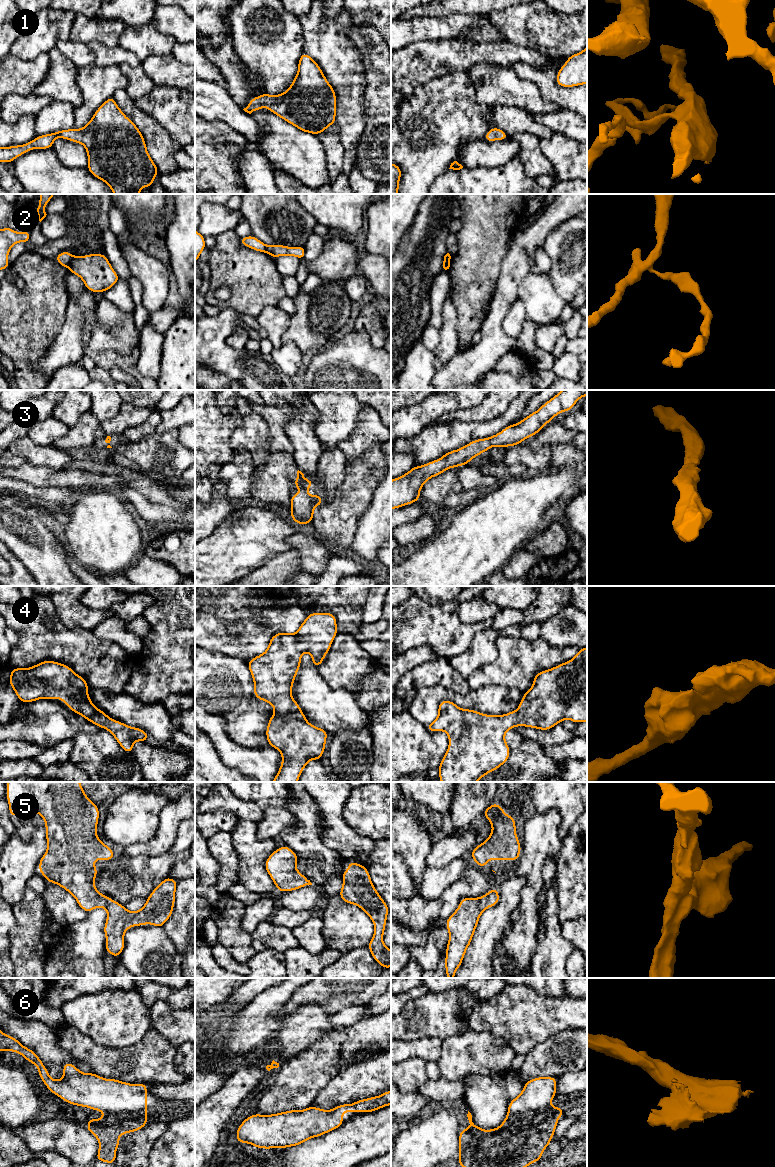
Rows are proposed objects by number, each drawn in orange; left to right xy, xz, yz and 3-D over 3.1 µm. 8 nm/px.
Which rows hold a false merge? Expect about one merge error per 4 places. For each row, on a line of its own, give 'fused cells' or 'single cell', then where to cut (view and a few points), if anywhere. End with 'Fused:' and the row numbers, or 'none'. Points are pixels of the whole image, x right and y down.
1: single cell | no cut
2: fused cells | xy (73, 256), (67, 267)
3: single cell | no cut
4: single cell | no cut
5: single cell | no cut
6: single cell | no cut
Fused: 2

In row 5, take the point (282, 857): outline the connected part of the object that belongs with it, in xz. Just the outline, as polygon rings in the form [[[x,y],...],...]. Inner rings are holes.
[[[288,846],[277,848],[265,861],[265,869],[279,892],[297,890],[312,885],[297,868],[298,855]]]

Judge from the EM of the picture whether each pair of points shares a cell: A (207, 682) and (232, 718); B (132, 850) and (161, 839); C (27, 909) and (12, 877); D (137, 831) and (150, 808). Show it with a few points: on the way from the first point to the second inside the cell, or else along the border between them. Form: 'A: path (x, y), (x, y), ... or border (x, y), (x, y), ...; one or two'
A: path (216, 691), (232, 709); one
B: path (139, 849), (151, 849), (154, 846); one
C: border (27, 889), (13, 906); two
D: path (137, 825), (137, 821), (144, 814); one

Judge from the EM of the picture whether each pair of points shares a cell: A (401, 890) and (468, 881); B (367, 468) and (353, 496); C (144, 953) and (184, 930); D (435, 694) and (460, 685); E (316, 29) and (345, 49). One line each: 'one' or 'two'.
A: two
B: one
C: two
D: two
E: one

